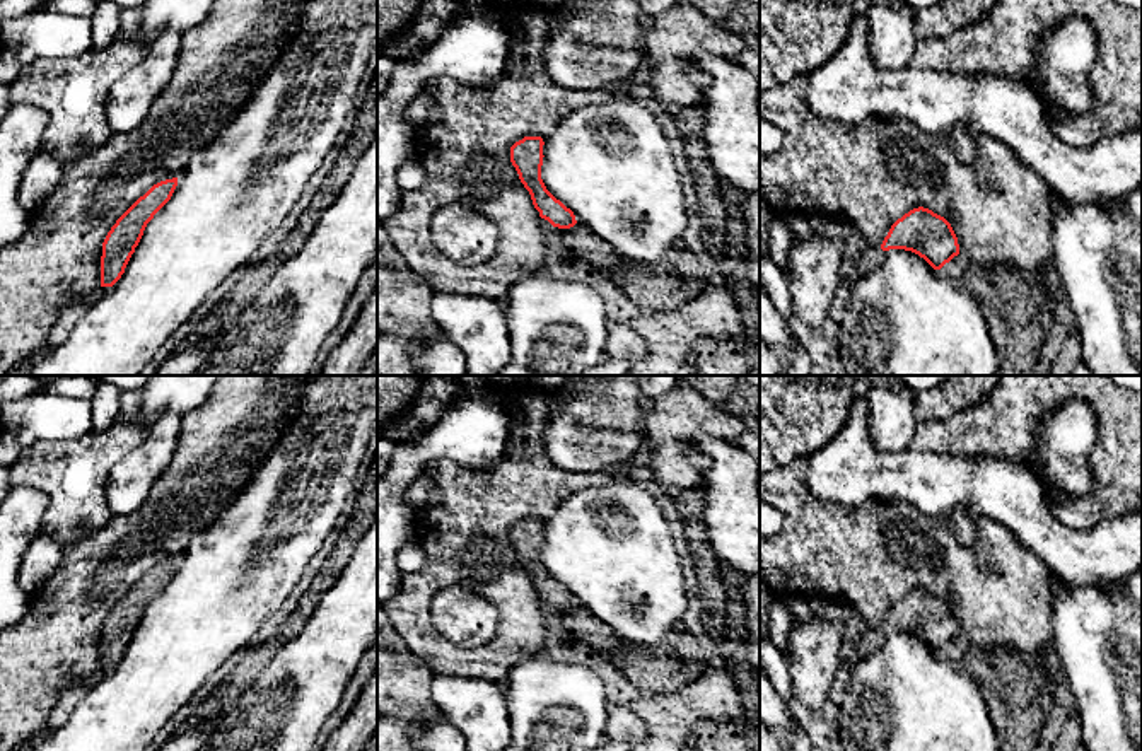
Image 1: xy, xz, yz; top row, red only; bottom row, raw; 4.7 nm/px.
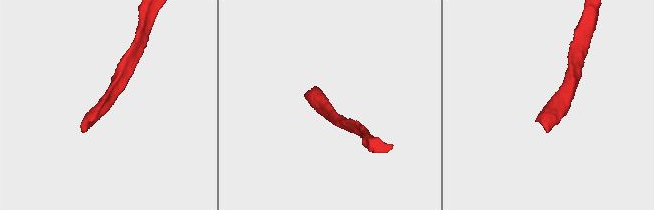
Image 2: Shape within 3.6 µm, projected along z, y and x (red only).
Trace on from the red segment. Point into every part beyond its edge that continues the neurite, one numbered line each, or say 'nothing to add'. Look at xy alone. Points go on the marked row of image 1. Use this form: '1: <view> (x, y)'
nothing to add

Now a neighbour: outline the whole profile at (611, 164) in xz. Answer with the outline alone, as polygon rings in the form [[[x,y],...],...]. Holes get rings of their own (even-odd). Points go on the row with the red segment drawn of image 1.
[[[618,97],[572,111],[543,138],[541,179],[570,208],[579,224],[637,265],[652,265],[671,253],[688,225],[681,174],[654,113]]]

